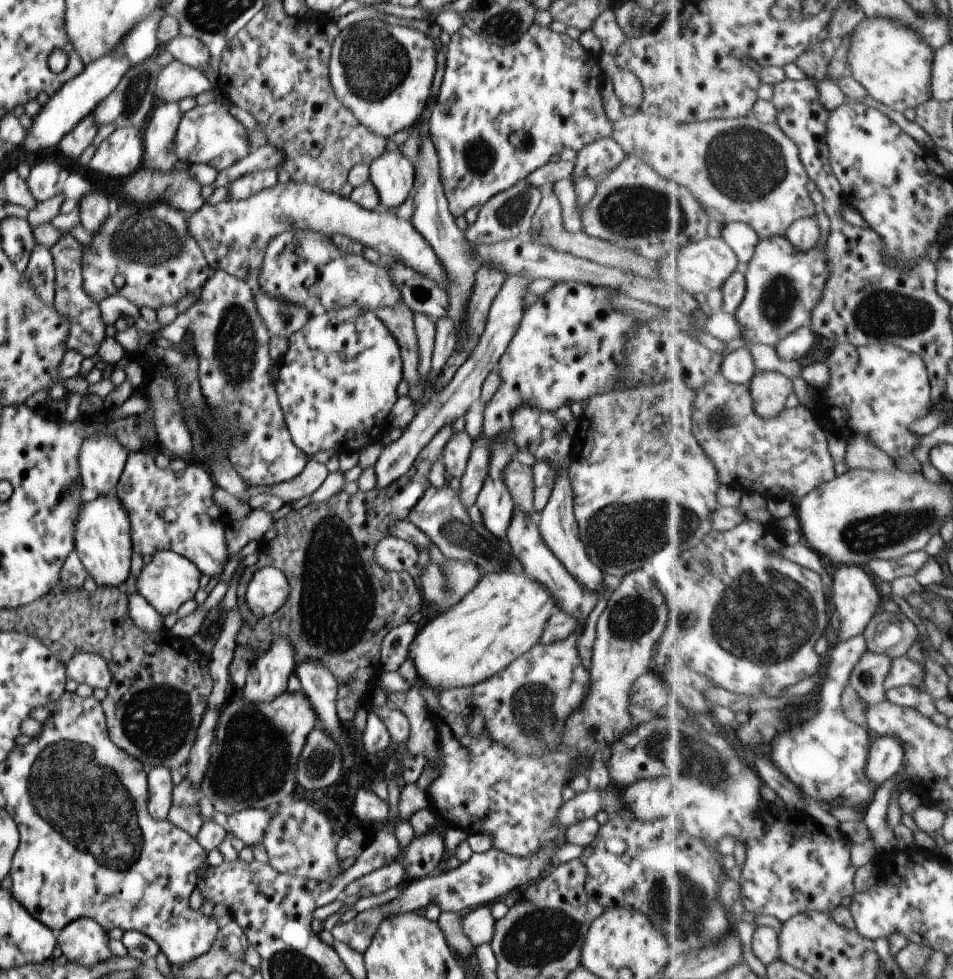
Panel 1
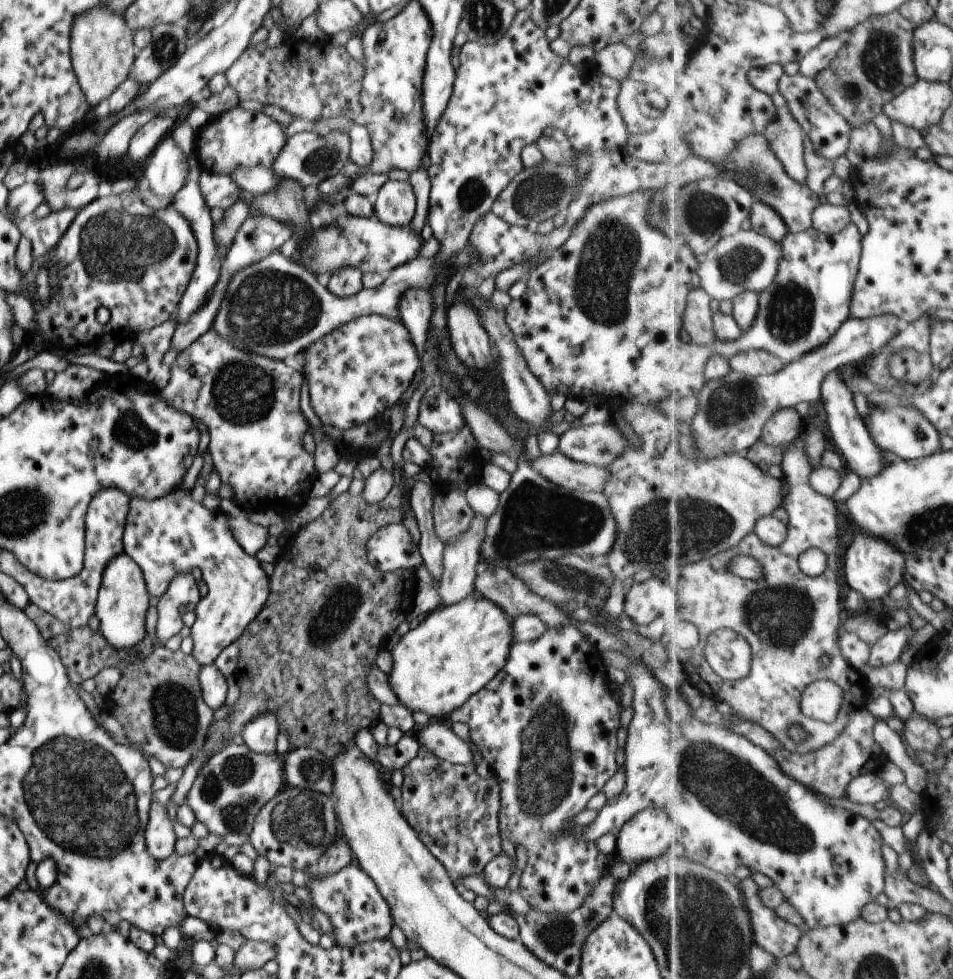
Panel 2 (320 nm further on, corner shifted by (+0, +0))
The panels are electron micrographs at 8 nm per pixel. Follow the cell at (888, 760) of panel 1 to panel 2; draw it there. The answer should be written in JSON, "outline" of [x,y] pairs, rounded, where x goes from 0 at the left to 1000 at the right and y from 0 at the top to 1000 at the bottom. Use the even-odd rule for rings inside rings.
{"outline":[[[919,790],[897,793],[890,801],[888,814],[899,821],[920,821],[924,817],[933,818],[933,803]]]}

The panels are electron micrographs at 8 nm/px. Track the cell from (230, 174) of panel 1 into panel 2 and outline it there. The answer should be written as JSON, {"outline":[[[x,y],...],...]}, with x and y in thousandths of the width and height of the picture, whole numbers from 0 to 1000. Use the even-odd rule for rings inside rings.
{"outline":[[[353,132],[340,139],[317,134],[300,141],[299,147],[285,165],[284,174],[289,180],[311,184],[317,191],[332,190],[341,182],[347,182],[358,174],[366,164],[366,154],[367,141],[360,133]]]}

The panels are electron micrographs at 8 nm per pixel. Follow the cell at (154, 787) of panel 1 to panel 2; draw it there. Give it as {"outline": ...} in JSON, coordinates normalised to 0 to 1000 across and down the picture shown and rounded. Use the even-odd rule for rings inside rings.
{"outline":[[[158,817],[150,849],[151,863],[157,876],[170,879],[183,869],[185,856],[179,840],[174,826]]]}

